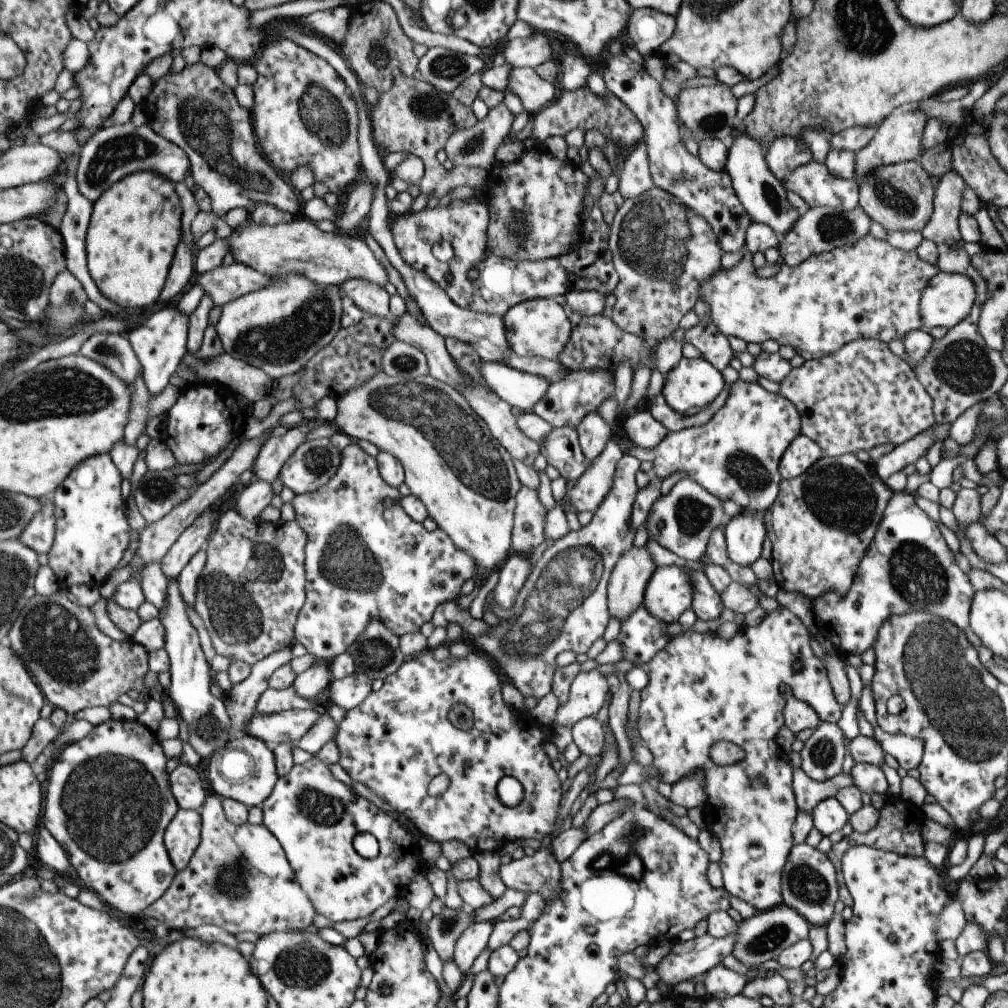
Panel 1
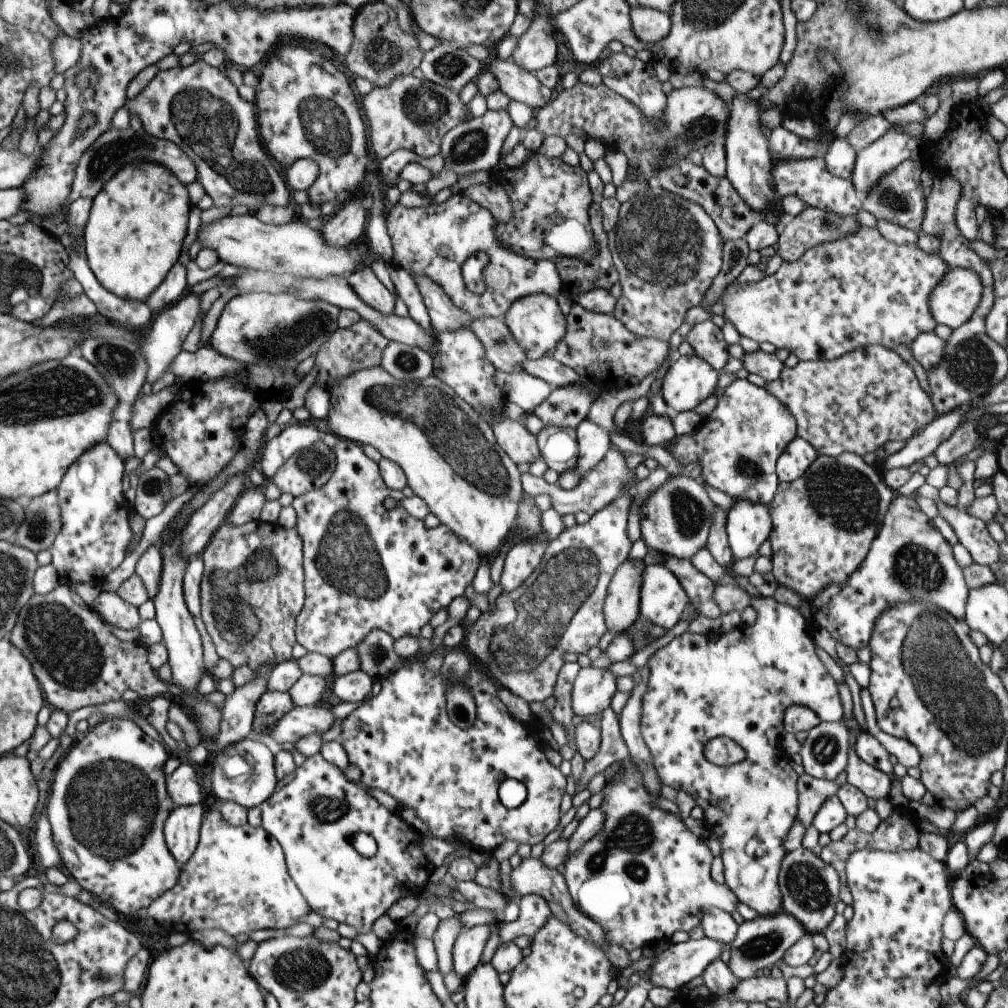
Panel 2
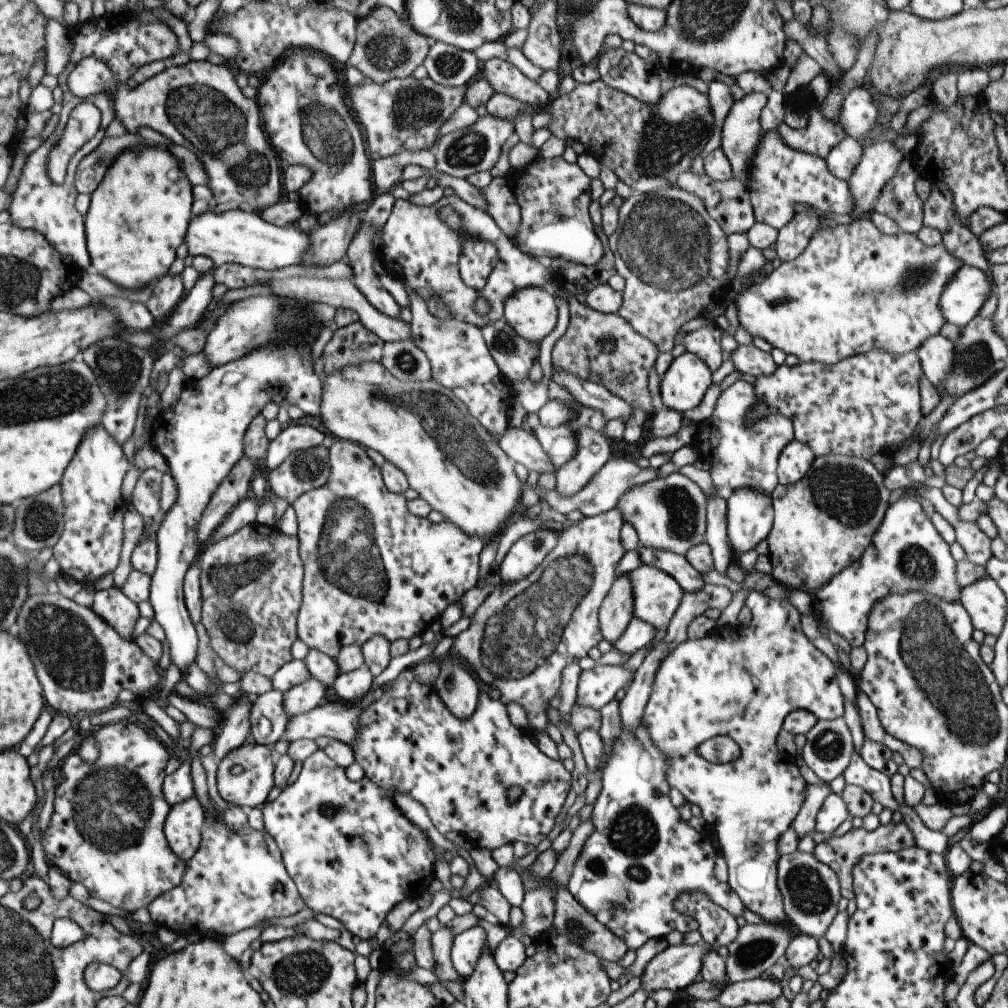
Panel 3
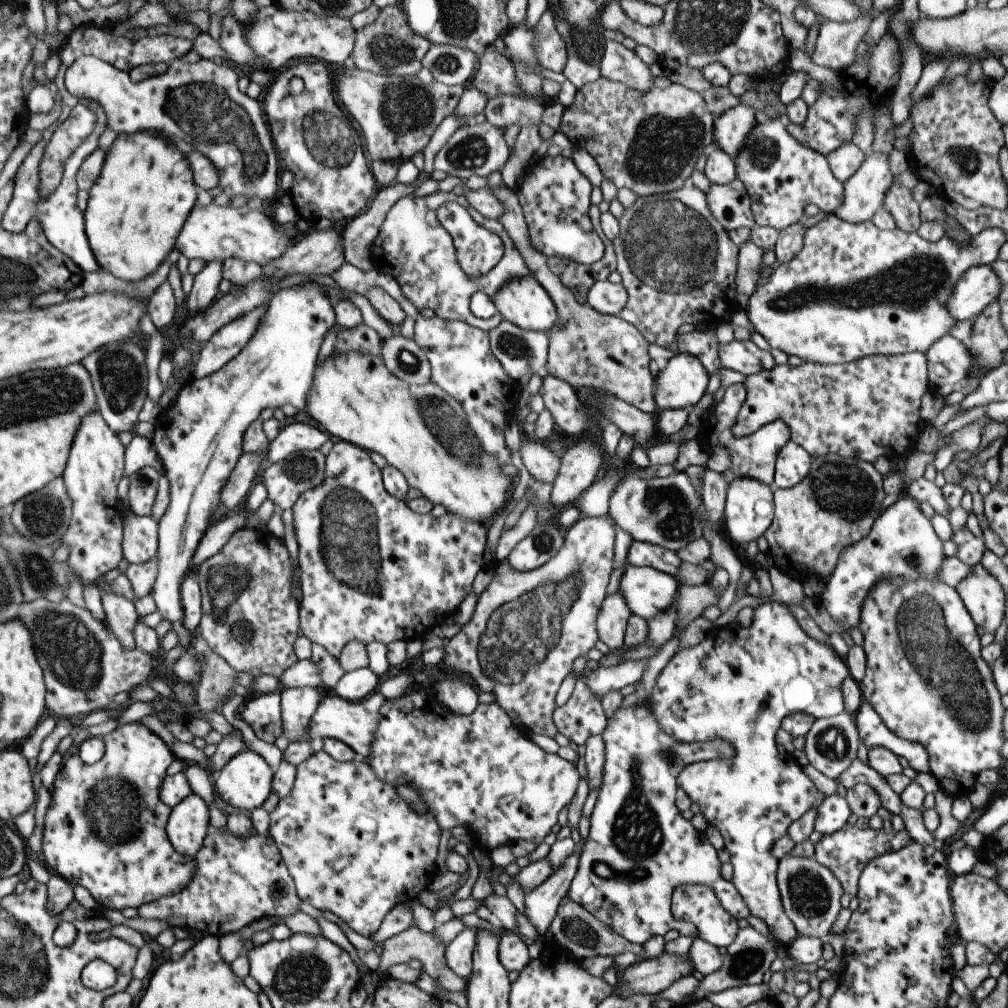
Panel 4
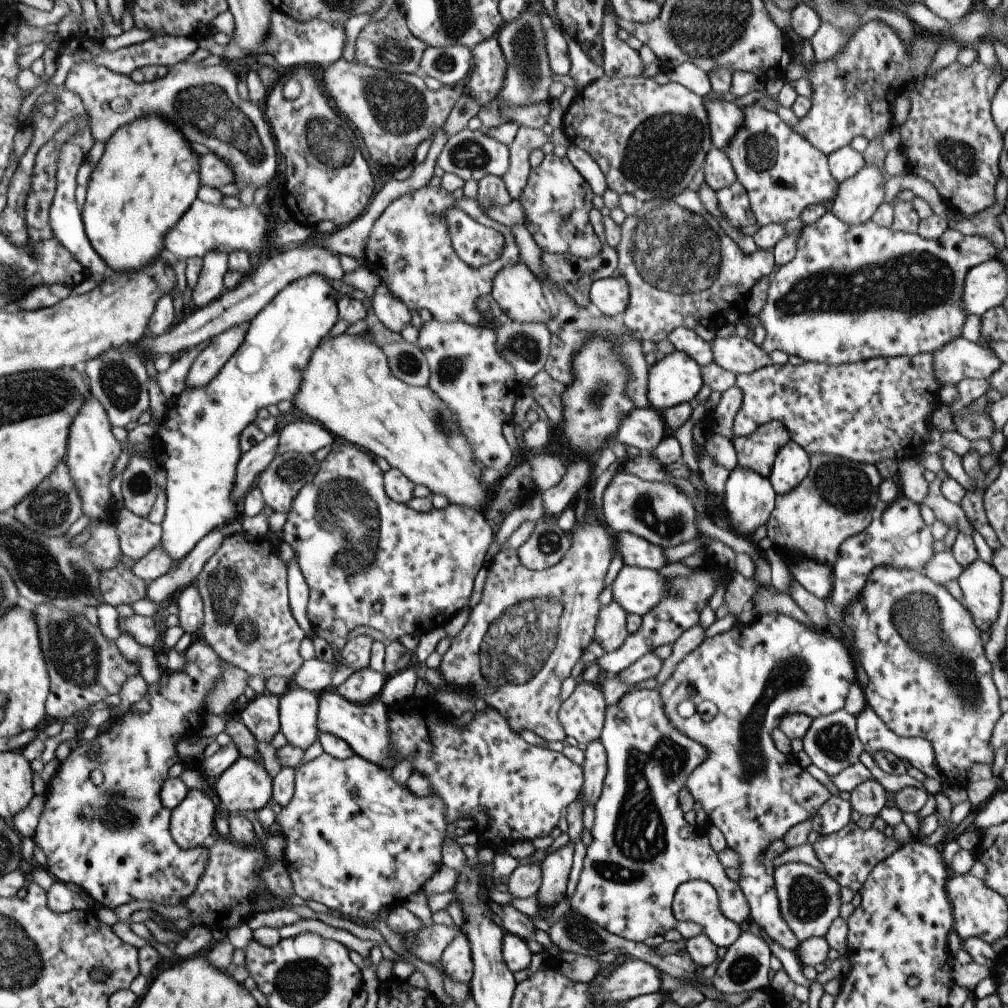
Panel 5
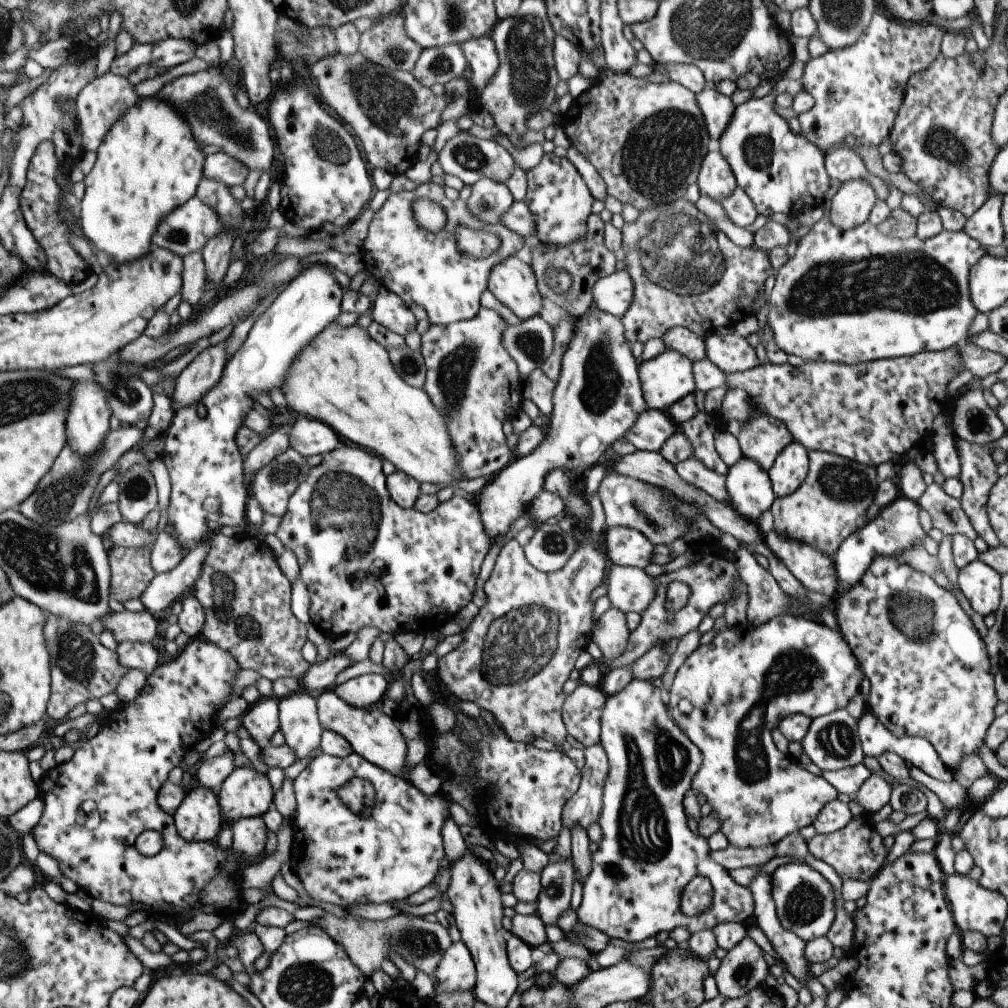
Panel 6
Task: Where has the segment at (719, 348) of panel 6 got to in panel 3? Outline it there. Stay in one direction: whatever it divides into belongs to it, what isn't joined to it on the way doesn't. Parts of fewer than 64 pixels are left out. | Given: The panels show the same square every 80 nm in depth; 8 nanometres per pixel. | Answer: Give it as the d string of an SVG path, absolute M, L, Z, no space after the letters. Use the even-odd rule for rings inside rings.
M747 344L747 346L738 345L737 350L733 350L731 354L725 354L725 358L727 356L731 360L735 371L753 377L771 376L777 368L771 354L761 352L753 344Z

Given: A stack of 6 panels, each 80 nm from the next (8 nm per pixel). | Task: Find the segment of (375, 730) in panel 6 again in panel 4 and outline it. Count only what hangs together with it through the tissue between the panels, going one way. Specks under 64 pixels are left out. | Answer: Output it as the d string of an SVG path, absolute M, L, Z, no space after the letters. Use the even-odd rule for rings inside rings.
M378 690L359 702L349 702L337 695L330 696L324 691L308 726L309 740L317 738L317 736L319 738L331 737L346 744L355 756L359 756L363 760L367 759L374 741L375 729L378 727L379 707L383 701L384 698Z

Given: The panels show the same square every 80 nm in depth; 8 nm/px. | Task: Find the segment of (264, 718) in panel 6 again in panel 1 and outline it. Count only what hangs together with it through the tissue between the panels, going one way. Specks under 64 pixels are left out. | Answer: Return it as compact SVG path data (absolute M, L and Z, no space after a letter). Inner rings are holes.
M292 686L281 690L267 687L257 699L254 712L257 715L272 715L289 709L307 709L312 705L311 701L297 696Z

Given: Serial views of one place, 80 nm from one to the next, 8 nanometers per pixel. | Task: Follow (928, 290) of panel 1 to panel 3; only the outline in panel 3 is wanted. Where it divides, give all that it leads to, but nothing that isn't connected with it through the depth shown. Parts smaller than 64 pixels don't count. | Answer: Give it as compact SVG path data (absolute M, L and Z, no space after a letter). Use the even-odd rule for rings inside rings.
M962 265L939 294L939 312L945 323L961 329L968 324L987 300L991 284L977 268Z

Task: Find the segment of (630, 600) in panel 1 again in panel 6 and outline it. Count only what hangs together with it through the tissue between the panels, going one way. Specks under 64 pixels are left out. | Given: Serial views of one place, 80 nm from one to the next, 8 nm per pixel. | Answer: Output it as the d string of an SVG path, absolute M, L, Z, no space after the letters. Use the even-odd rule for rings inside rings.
M609 607L593 623L590 640L593 641L601 651L604 665L616 659L625 650L625 645L630 631L625 624L624 613L615 607Z

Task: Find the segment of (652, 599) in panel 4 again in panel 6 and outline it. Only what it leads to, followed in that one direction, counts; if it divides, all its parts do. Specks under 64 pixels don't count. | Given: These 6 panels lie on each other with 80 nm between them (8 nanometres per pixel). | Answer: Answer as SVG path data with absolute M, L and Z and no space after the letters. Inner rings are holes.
M609 564L606 597L622 613L643 612L654 598L654 580L643 569Z

